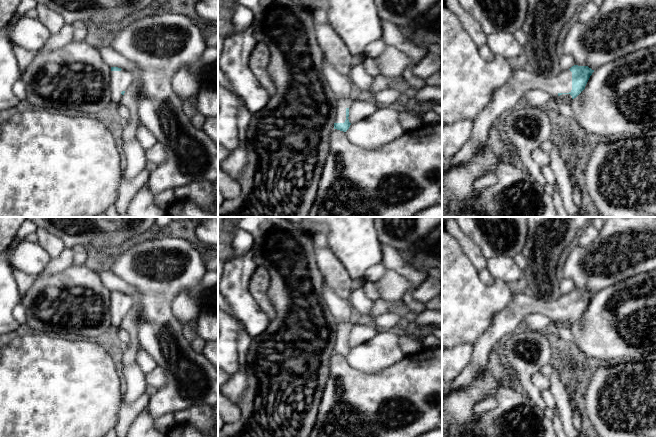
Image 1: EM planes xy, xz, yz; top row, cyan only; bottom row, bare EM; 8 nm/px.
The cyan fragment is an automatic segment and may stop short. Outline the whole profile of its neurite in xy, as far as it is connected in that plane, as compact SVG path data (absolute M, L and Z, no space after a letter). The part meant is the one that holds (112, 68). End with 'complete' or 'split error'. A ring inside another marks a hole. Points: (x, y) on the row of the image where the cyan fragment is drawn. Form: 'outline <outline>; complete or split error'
outline M111 67L110 72L110 89L112 93L112 102L120 102L125 91L132 84L132 73L122 70L118 67Z; split error

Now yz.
outline M574 65L556 76L546 77L523 69L512 70L507 82L496 90L488 105L477 115L471 138L452 157L446 160L442 174L456 165L467 164L477 153L491 144L494 132L503 118L513 114L514 106L528 89L539 89L553 99L557 96L576 98L584 89L594 70Z; split error

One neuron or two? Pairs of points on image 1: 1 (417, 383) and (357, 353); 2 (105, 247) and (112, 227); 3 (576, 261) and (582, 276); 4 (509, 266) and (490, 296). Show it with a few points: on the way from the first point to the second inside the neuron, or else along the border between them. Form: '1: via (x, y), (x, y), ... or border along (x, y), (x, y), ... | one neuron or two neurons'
1: border along (406, 356), (379, 371), (362, 372) | two neurons
2: via (105, 242), (105, 234), (107, 232) | one neuron
3: via (578, 265), (582, 272) | one neuron
4: border along (495, 279), (501, 279), (509, 285) | two neurons

